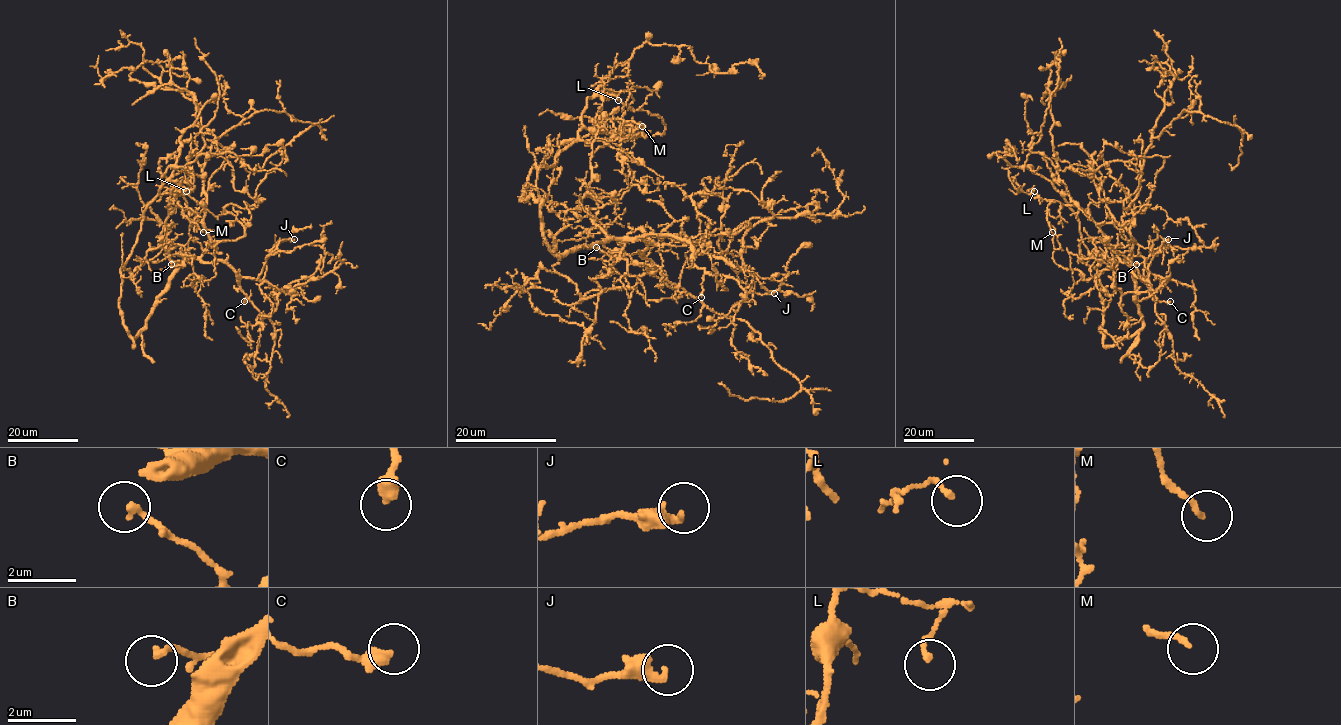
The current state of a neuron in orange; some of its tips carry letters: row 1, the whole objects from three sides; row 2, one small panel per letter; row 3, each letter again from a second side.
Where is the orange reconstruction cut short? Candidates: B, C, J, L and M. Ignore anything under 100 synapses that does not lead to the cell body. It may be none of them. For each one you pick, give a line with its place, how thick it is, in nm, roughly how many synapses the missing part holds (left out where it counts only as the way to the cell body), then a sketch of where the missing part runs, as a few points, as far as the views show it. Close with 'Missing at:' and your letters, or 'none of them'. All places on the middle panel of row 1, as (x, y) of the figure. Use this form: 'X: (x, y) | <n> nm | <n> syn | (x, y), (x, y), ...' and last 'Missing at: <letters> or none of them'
Missing at: none of them

